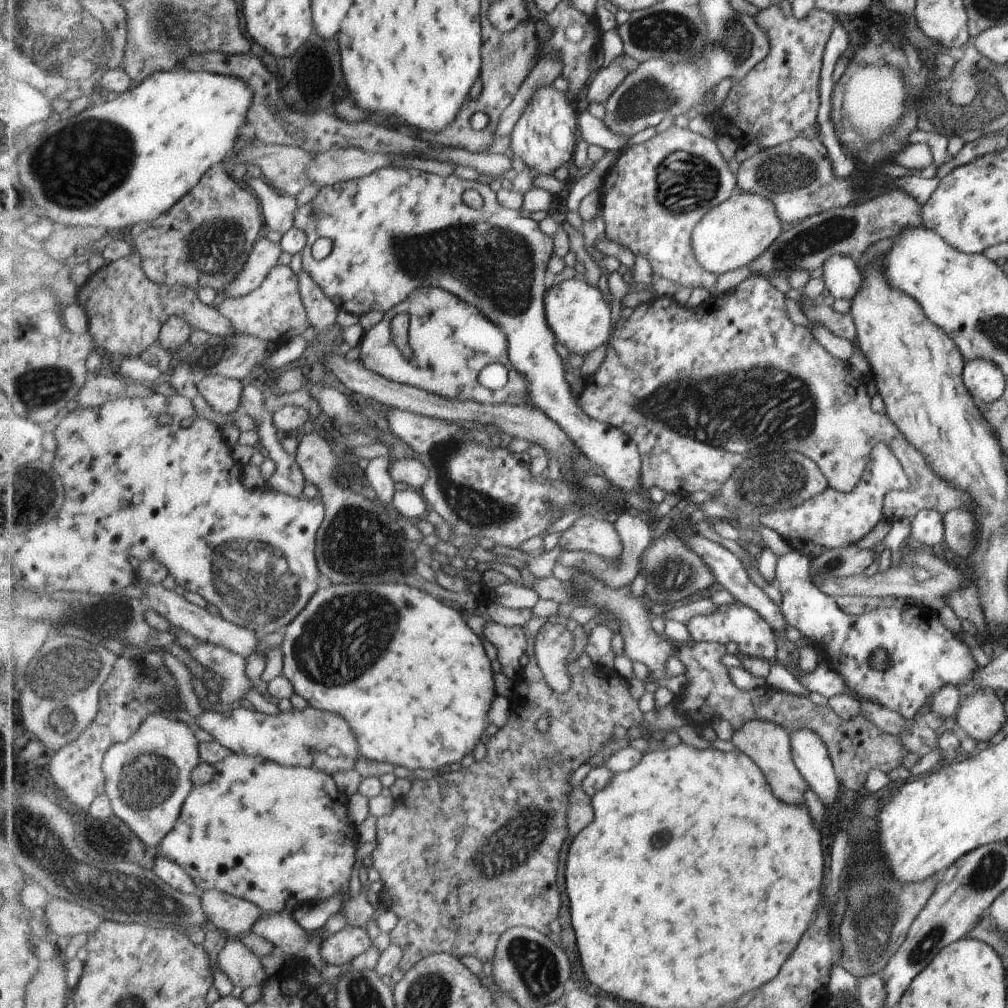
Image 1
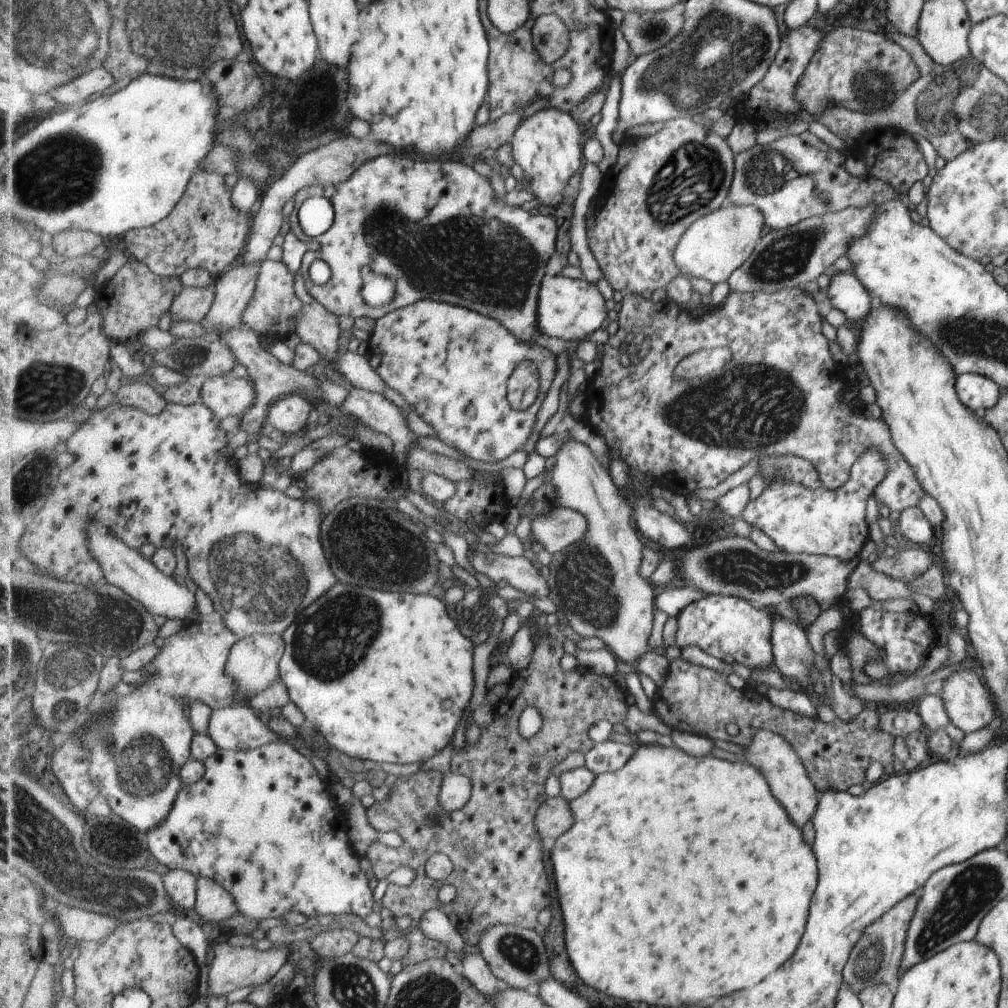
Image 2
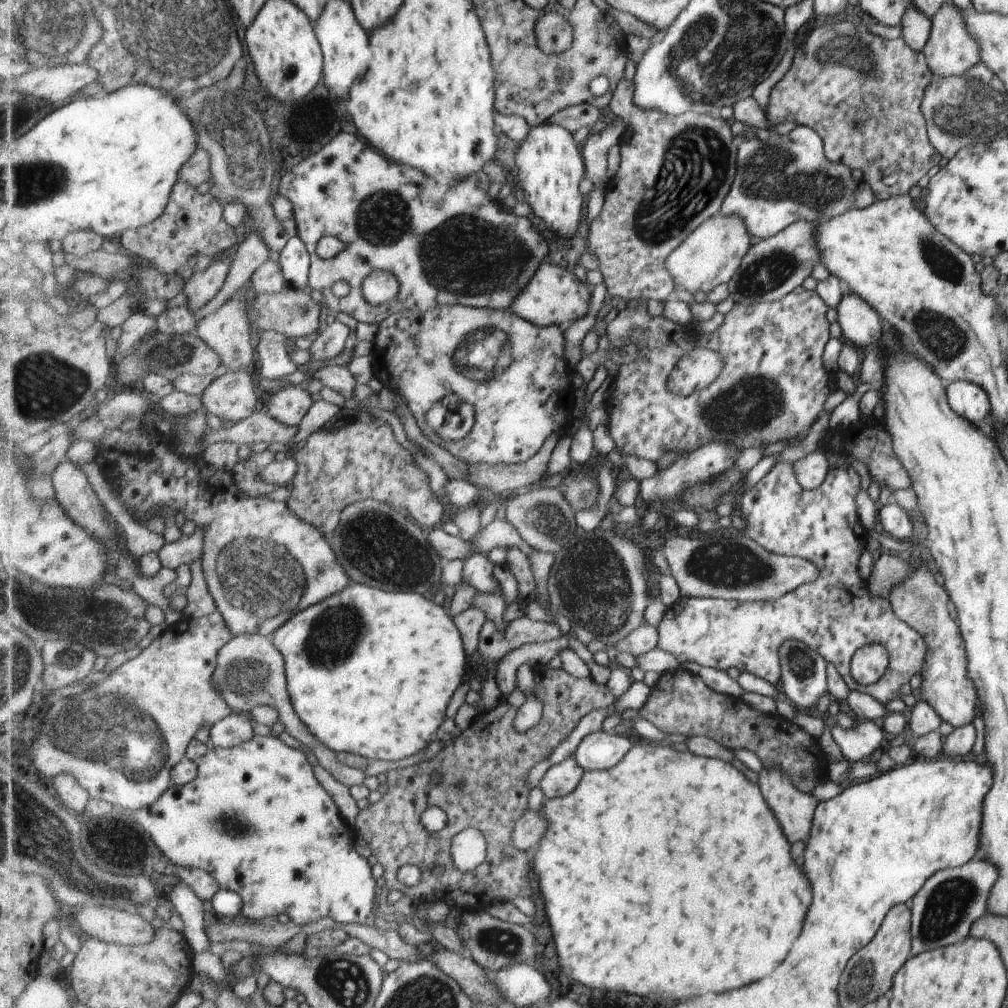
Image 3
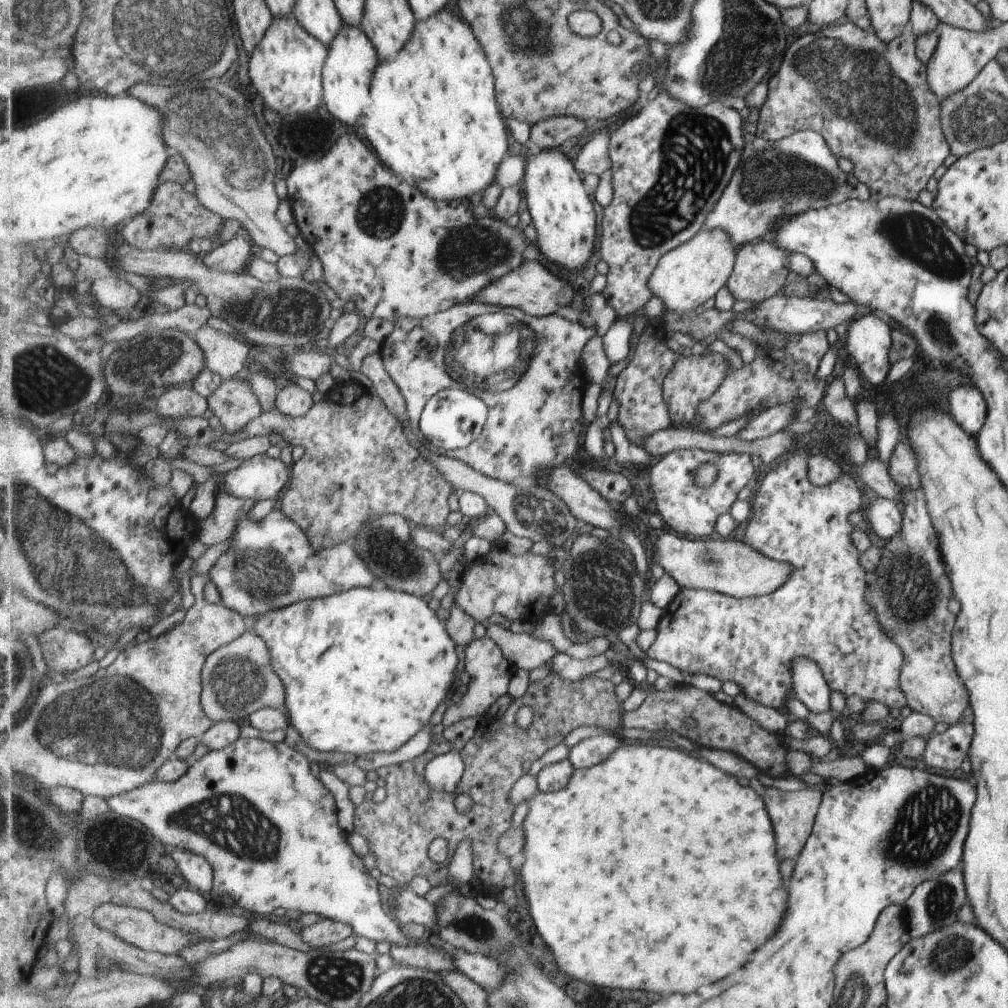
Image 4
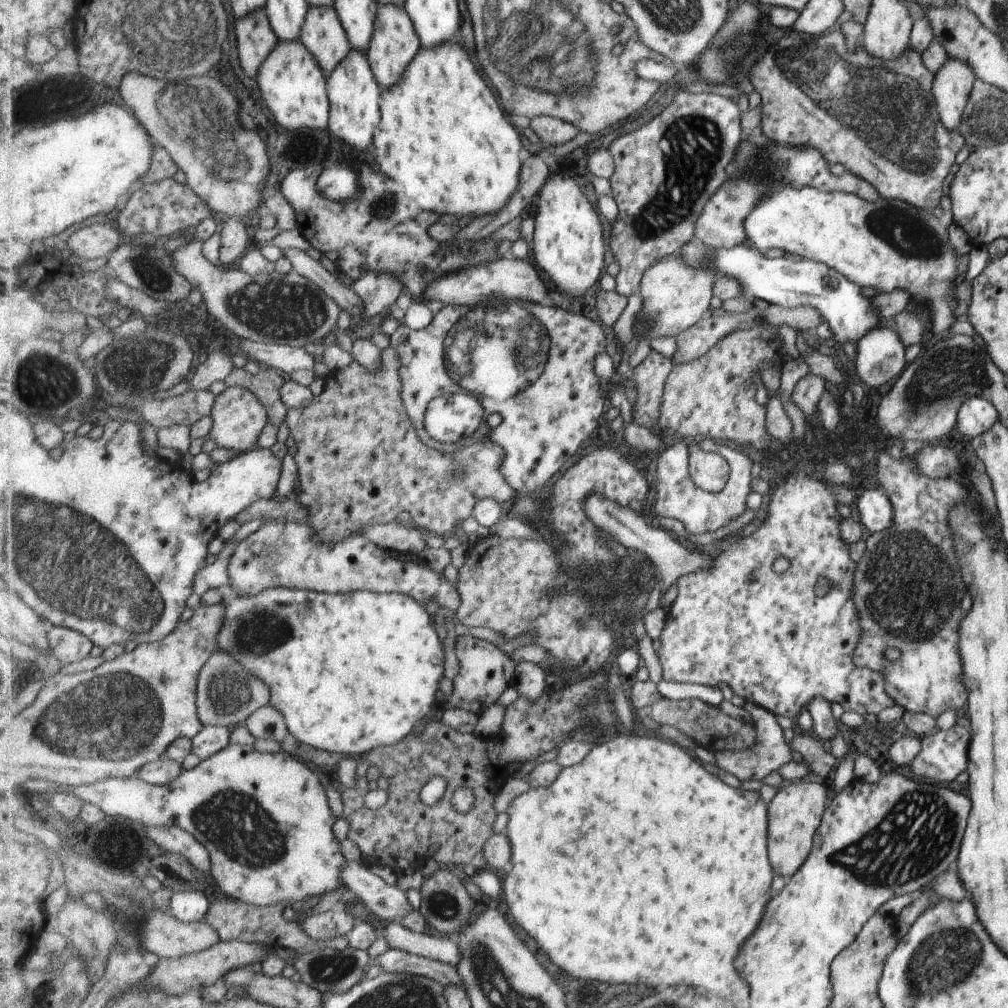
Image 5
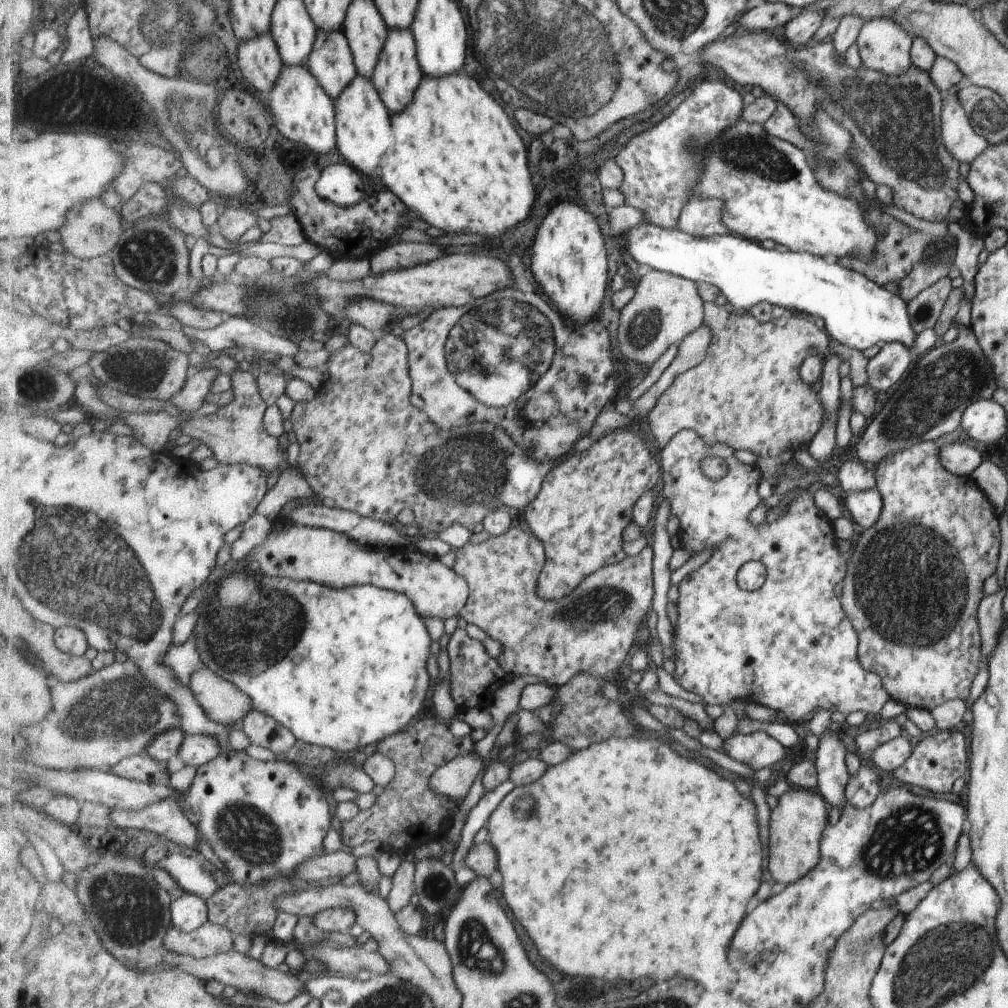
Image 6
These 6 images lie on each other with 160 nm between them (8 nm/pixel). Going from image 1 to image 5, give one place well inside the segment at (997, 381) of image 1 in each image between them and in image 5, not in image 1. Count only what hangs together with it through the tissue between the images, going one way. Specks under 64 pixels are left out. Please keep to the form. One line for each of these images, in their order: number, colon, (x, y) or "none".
2: (978, 393)
3: (970, 400)
4: (967, 407)
5: (975, 416)

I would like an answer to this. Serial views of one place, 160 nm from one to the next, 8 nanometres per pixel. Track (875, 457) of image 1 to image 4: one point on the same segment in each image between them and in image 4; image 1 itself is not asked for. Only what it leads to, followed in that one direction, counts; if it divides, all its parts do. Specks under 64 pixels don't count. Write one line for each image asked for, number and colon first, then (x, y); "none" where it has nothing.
2: (822, 522)
3: (834, 615)
4: (820, 612)

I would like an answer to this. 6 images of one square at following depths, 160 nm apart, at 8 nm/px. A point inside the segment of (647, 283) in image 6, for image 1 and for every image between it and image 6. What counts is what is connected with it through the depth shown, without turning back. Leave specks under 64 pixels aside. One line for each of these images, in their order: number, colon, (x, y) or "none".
1: (737, 232)
2: (719, 244)
3: (711, 255)
4: (691, 273)
5: (675, 295)

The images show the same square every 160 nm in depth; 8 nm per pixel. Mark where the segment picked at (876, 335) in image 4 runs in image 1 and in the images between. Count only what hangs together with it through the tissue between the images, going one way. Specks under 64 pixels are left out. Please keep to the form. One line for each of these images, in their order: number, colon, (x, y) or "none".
1: (839, 272)
2: (845, 294)
3: (859, 323)

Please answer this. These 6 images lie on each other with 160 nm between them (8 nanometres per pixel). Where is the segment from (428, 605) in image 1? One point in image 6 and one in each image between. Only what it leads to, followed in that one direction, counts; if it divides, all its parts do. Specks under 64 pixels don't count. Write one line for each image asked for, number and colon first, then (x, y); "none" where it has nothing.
2: (401, 701)
3: (378, 685)
4: (364, 671)
5: (360, 670)
6: (359, 674)

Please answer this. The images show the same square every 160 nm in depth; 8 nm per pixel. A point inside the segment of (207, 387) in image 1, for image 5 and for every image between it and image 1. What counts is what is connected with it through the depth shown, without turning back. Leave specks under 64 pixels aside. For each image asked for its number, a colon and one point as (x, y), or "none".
2: (226, 395)
3: (231, 397)
4: (235, 403)
5: (238, 420)

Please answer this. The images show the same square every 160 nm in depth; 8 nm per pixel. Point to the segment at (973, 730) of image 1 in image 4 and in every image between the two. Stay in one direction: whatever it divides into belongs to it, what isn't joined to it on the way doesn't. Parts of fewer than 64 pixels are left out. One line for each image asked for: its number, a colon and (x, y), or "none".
2: (968, 707)
3: (945, 687)
4: (908, 590)

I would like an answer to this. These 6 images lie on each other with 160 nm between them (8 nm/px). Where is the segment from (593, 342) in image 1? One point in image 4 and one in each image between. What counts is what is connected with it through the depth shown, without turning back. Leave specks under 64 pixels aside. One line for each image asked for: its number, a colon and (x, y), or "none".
2: (571, 309)
3: (555, 296)
4: (532, 288)

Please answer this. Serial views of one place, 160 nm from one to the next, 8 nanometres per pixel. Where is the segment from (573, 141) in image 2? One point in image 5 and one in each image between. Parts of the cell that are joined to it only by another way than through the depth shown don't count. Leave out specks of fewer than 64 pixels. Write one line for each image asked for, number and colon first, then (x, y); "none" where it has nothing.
3: (550, 166)
4: (562, 211)
5: (569, 241)

